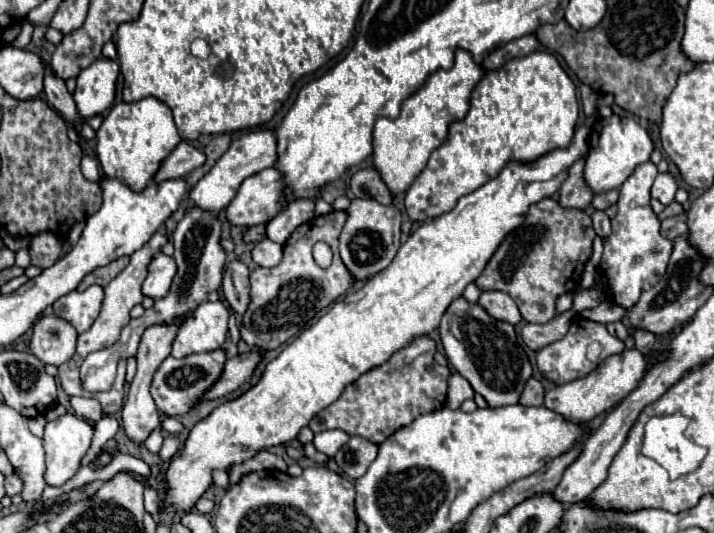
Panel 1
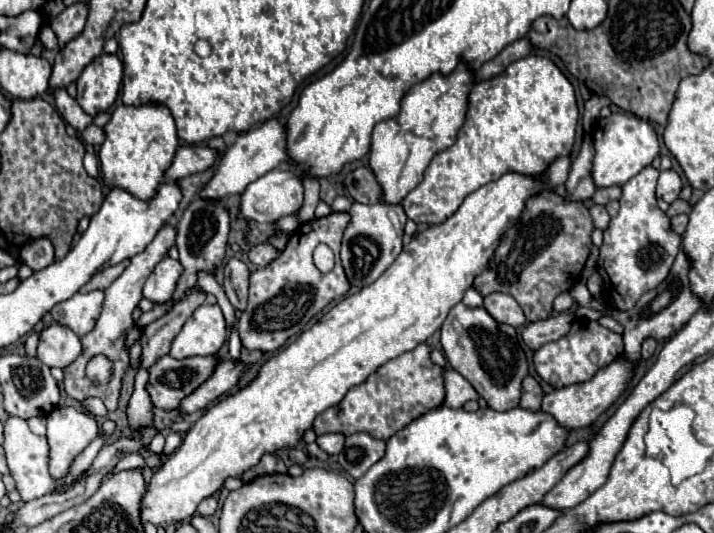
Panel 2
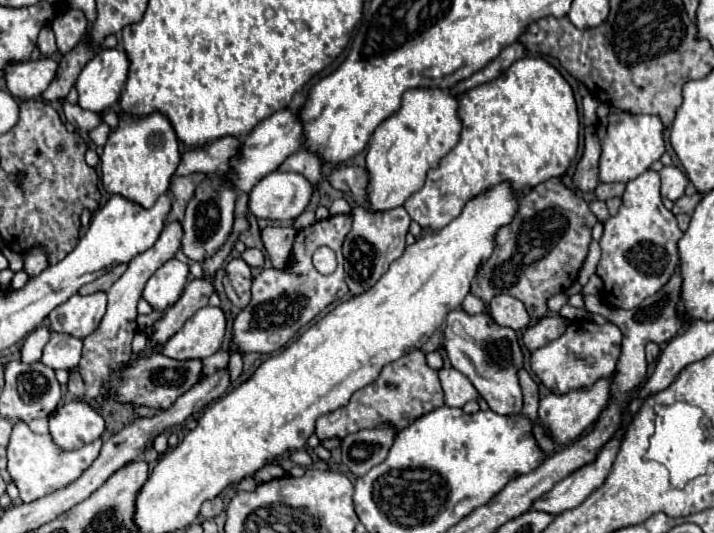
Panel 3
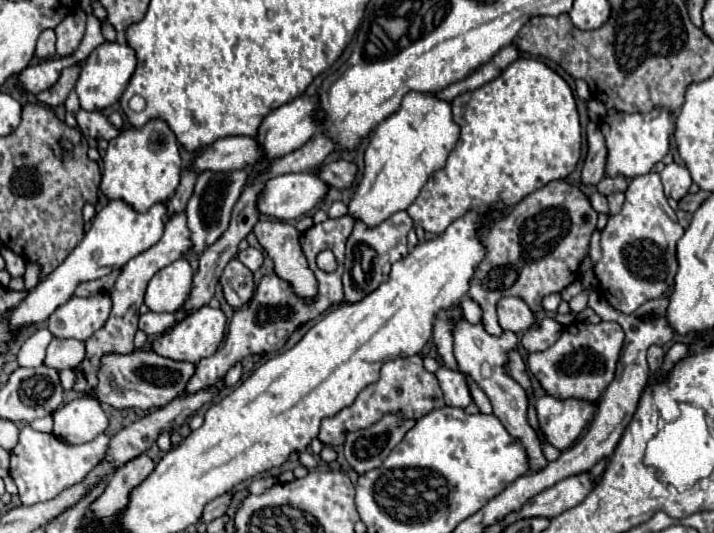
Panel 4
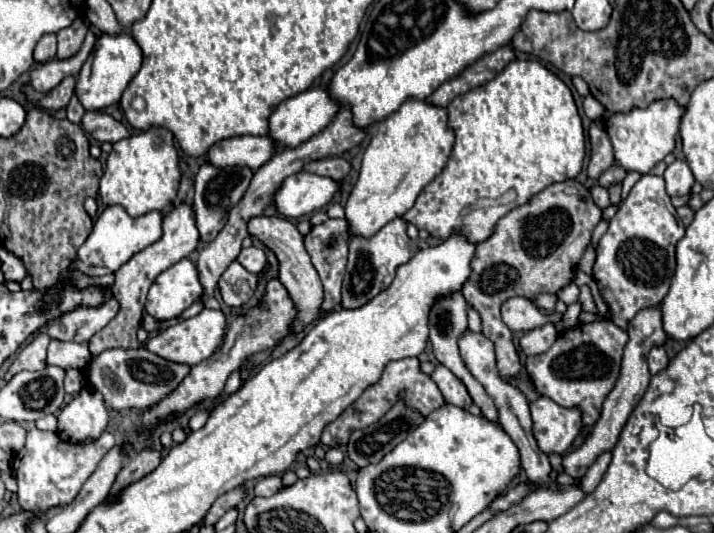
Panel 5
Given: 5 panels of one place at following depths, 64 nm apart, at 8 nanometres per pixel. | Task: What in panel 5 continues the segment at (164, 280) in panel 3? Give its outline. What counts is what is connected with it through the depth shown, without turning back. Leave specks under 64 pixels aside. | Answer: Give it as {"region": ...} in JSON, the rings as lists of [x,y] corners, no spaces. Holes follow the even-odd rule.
{"region":[[[188,258],[176,262],[152,282],[146,302],[146,312],[156,320],[178,318],[194,302],[202,300],[204,288],[198,278],[196,264]]]}

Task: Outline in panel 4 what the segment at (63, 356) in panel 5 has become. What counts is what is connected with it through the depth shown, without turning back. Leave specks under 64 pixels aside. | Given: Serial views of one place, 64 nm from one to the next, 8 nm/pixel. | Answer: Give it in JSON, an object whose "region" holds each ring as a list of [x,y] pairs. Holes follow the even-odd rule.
{"region":[[[52,338],[48,352],[46,352],[46,360],[44,364],[56,370],[64,370],[64,368],[78,368],[80,362],[86,356],[86,348],[84,342],[78,340],[60,340],[60,338]]]}

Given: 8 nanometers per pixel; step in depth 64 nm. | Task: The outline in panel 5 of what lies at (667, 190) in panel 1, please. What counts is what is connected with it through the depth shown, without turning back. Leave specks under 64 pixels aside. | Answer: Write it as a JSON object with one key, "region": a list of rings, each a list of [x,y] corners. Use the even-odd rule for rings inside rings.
{"region":[[[676,160],[666,168],[664,180],[666,180],[666,190],[670,196],[682,196],[690,192],[694,184],[694,174],[686,160]]]}

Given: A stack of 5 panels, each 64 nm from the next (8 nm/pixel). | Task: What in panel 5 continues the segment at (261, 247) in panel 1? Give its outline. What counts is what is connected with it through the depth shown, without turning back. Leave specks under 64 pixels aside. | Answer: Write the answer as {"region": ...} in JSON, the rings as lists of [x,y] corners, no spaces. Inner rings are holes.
{"region":[[[250,246],[250,248],[244,248],[238,258],[236,258],[248,272],[260,272],[266,264],[266,254],[264,250],[256,248],[256,246]]]}

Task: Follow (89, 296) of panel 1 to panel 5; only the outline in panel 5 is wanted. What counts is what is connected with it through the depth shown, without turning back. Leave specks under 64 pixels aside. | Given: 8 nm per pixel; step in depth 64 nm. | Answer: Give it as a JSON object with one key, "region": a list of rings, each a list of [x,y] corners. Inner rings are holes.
{"region":[[[110,298],[98,308],[78,308],[46,326],[46,334],[52,340],[62,342],[88,342],[98,330],[102,330],[120,310],[120,304]]]}

